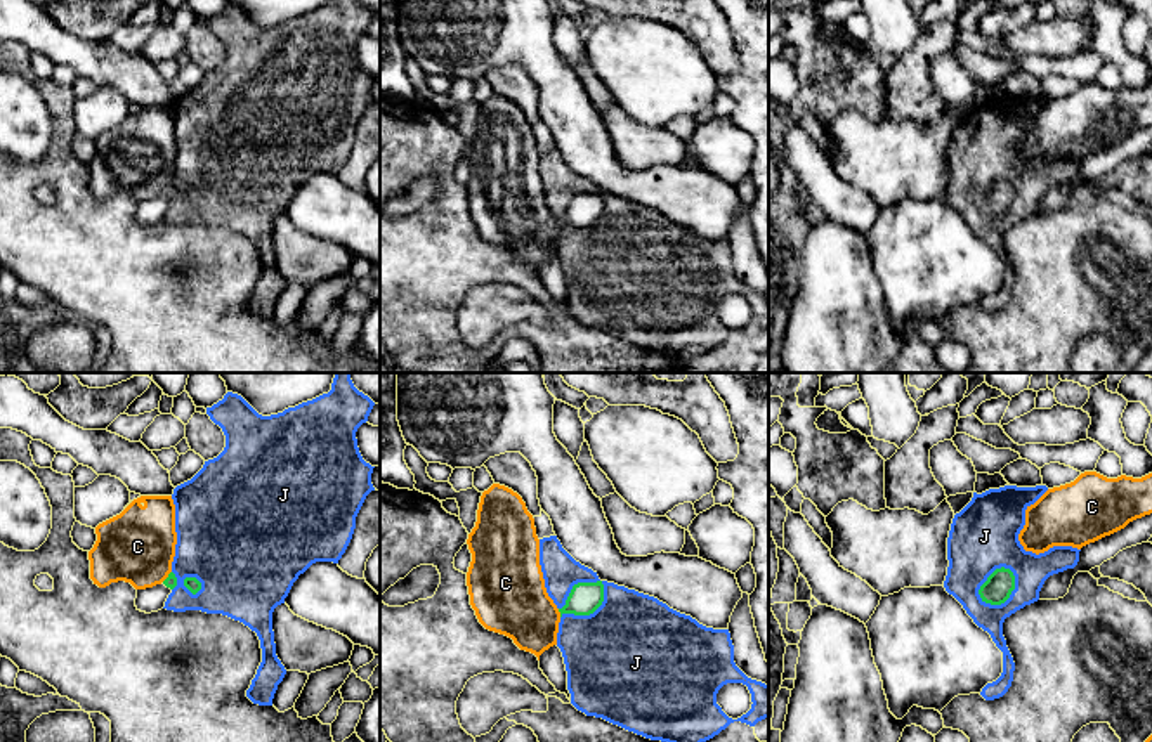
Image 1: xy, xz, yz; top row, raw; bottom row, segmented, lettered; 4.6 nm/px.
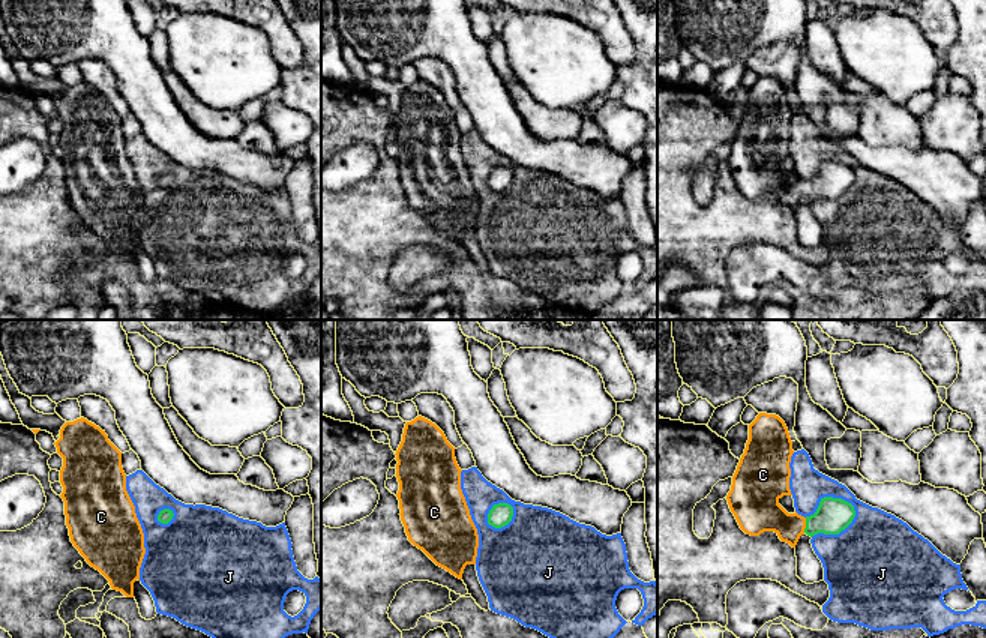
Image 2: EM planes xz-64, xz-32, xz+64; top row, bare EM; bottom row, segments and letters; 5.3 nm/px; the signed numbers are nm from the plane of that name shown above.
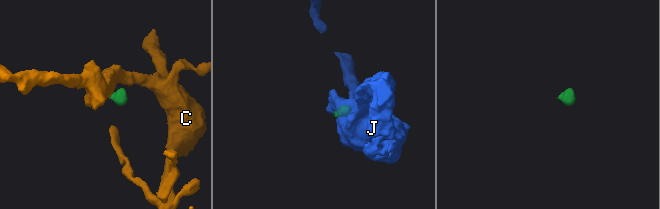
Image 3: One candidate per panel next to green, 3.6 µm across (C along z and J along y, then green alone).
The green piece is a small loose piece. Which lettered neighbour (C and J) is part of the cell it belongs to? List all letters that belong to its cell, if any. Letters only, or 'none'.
C

